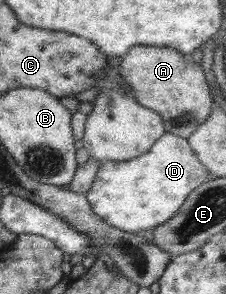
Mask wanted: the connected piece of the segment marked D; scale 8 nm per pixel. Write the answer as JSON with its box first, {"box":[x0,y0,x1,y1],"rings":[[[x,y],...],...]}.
{"box":[85,132,210,234],"rings":[[[165,132],[148,152],[137,158],[102,163],[85,195],[100,220],[124,232],[142,234],[172,219],[184,201],[194,194],[194,189],[209,176],[210,172],[198,161],[189,140]]]}

